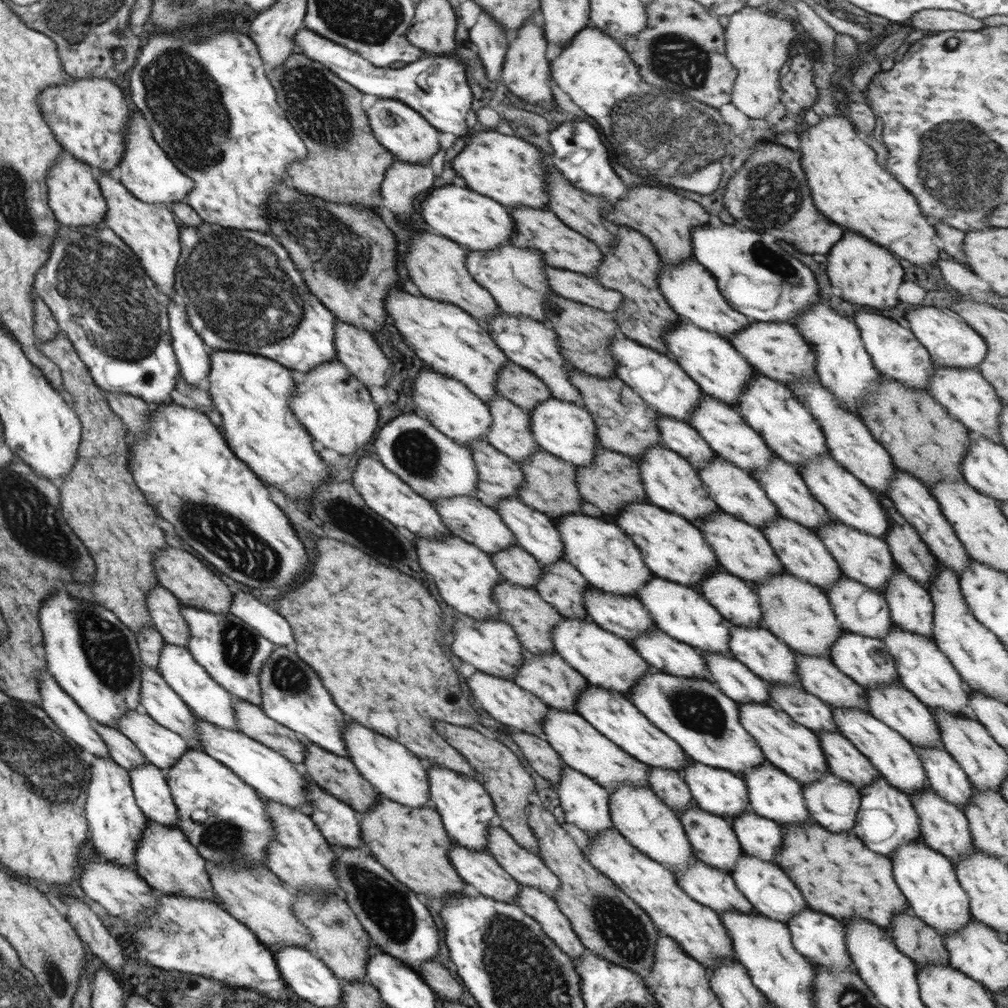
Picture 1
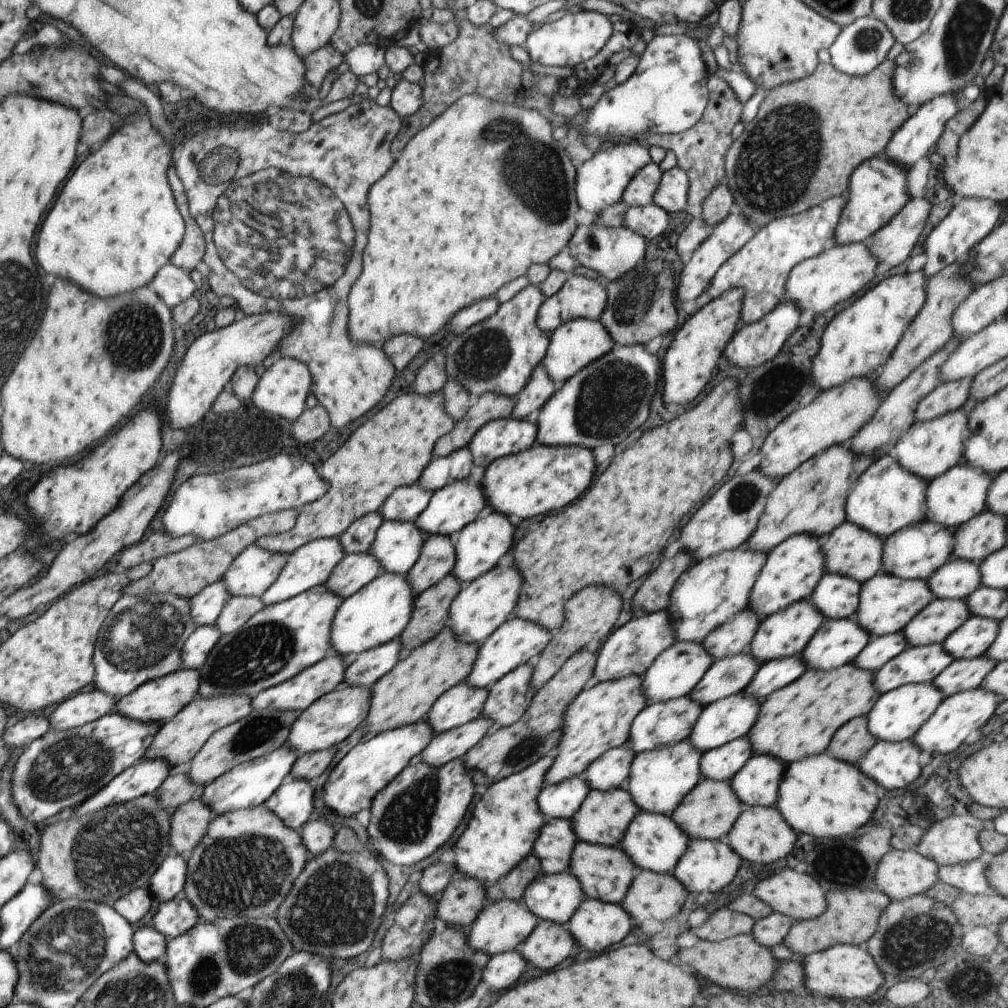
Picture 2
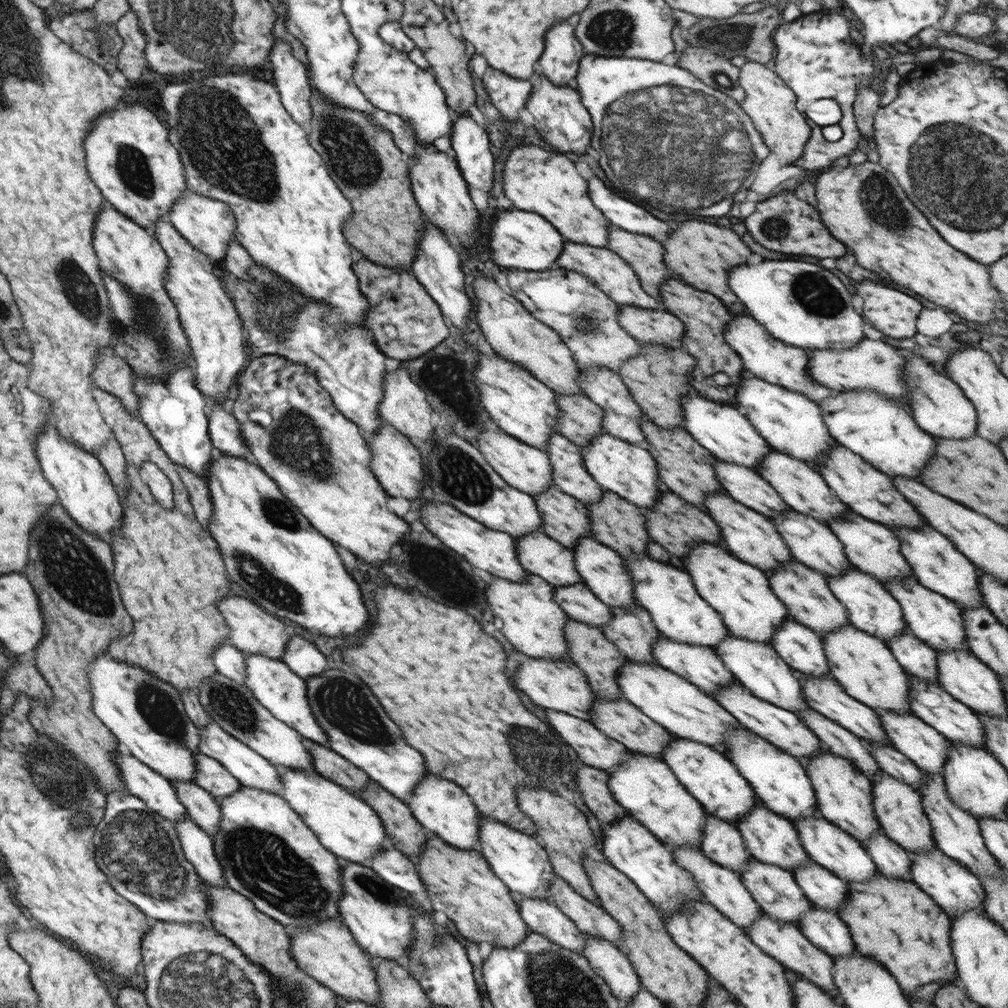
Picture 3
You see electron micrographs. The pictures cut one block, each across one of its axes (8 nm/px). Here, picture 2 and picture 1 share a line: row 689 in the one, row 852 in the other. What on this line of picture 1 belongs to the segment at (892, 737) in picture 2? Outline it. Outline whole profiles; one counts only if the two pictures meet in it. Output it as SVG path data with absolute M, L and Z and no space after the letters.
M924 842L899 847L891 857L893 874L909 907L920 920L937 930L944 939L958 934L974 919L970 911L970 898L958 884L954 864L942 854L931 850Z

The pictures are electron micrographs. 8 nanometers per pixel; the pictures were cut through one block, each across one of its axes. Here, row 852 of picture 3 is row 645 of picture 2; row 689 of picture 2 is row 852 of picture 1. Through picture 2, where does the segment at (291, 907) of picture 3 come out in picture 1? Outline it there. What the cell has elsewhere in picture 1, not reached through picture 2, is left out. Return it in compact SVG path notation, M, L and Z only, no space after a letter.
M190 748L186 750L186 754L174 764L174 766L170 766L167 770L164 770L166 783L168 783L168 787L170 787L170 793L172 793L172 799L174 799L174 803L176 803L176 808L178 811L178 829L184 834L188 836L188 840L193 844L194 847L204 856L205 861L208 864L219 865L222 867L226 867L227 865L233 865L234 867L245 867L245 868L253 868L261 865L262 867L267 867L267 849L271 846L273 841L276 841L277 834L275 834L274 823L272 823L272 817L270 817L270 813L266 811L266 807L264 807L264 801L262 801L262 796L259 792L254 789L253 786L250 786L249 783L242 780L242 778L238 777L238 774L234 773L229 766L226 766L224 763L218 761L214 757L206 754L202 751L193 750Z

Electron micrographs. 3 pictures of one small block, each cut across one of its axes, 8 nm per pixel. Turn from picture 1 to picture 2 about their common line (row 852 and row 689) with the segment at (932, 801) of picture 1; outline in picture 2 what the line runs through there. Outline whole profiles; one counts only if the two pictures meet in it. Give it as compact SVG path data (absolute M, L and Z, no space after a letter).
M984 655L972 659L956 659L932 680L932 686L936 686L938 692L942 692L944 699L958 692L973 690L982 685L982 680L994 666L996 662Z

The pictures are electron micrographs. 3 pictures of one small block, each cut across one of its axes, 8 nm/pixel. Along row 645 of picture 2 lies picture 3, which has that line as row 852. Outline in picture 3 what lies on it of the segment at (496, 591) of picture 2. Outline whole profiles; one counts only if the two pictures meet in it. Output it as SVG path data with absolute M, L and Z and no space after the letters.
M429 773L418 782L414 794L406 801L416 820L429 834L441 839L454 849L481 853L480 812L473 800L456 782Z

